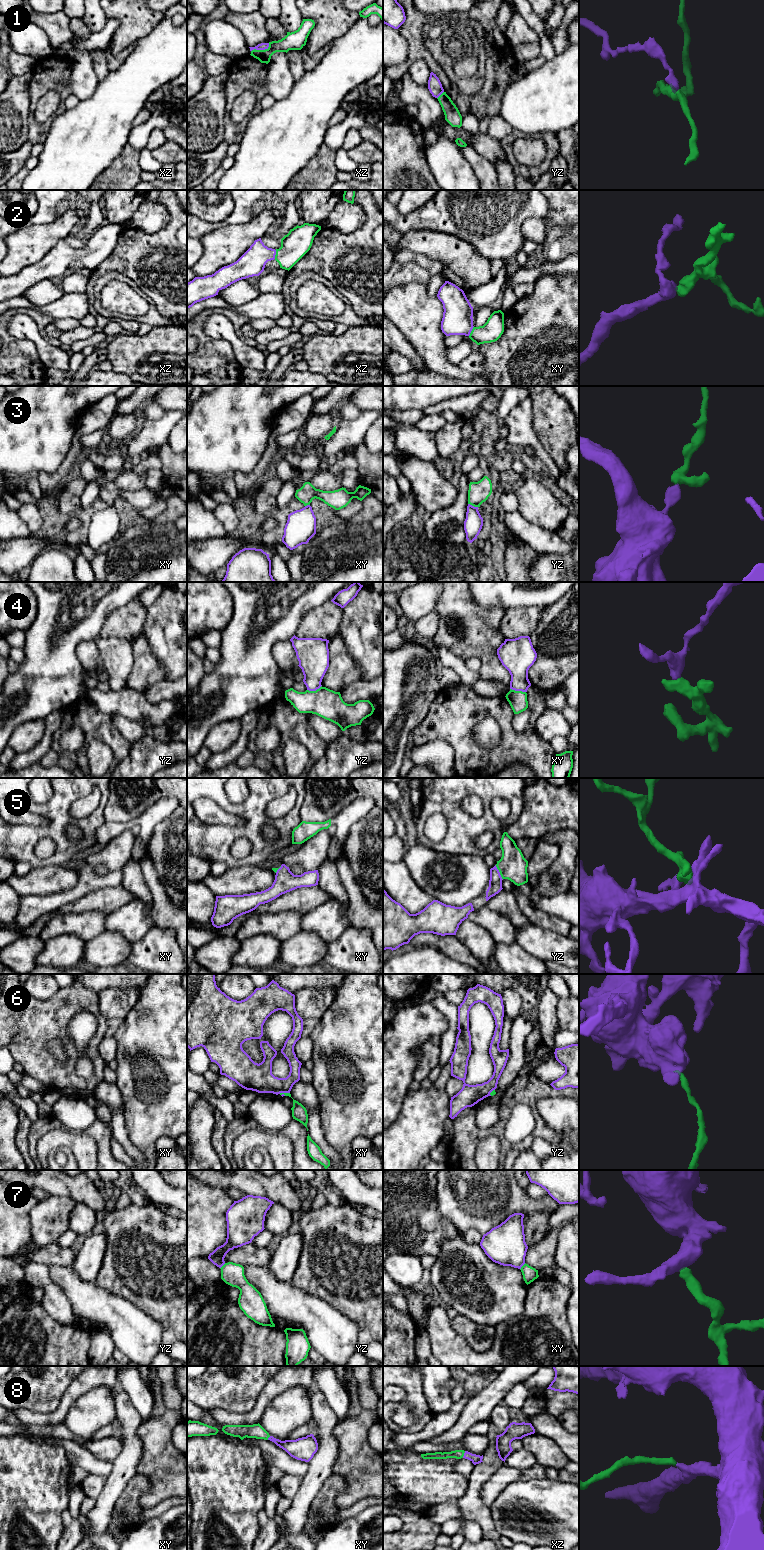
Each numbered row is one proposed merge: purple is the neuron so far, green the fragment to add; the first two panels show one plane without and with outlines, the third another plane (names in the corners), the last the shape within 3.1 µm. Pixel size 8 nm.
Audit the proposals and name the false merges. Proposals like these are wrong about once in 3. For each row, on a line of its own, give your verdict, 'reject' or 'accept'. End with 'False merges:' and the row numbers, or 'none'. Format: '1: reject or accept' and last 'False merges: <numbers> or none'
1: reject
2: accept
3: accept
4: reject
5: accept
6: reject
7: reject
8: accept
False merges: 1, 4, 6, 7

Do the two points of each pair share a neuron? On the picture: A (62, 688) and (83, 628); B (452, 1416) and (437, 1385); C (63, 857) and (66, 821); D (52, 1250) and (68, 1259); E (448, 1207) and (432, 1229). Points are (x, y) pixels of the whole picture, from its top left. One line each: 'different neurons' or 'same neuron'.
A: same neuron
B: different neurons
C: same neuron
D: same neuron
E: different neurons

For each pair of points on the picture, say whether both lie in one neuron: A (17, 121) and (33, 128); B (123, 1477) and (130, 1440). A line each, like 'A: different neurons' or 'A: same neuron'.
A: different neurons
B: same neuron

